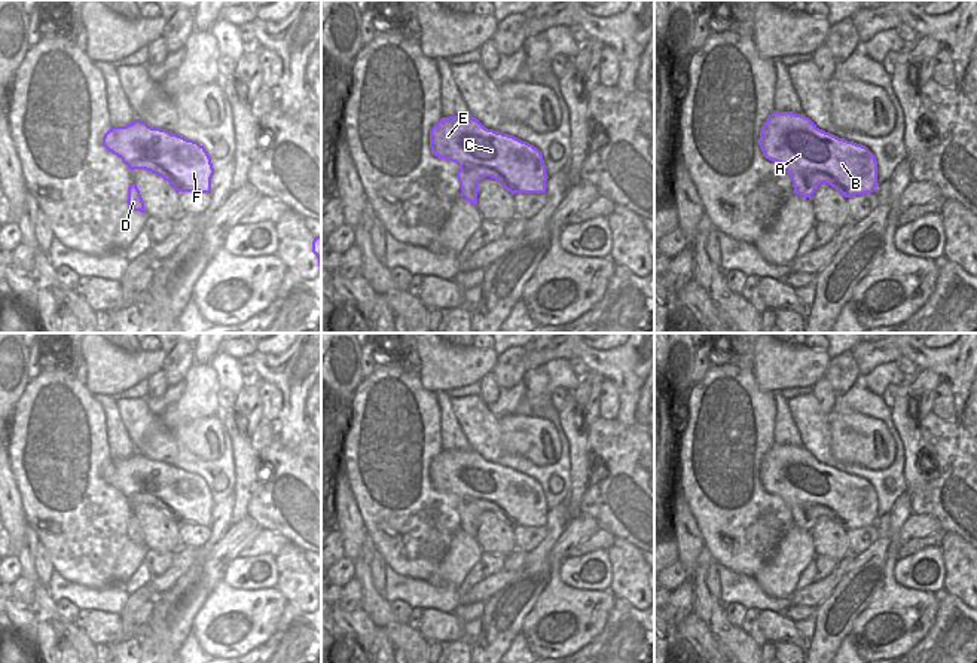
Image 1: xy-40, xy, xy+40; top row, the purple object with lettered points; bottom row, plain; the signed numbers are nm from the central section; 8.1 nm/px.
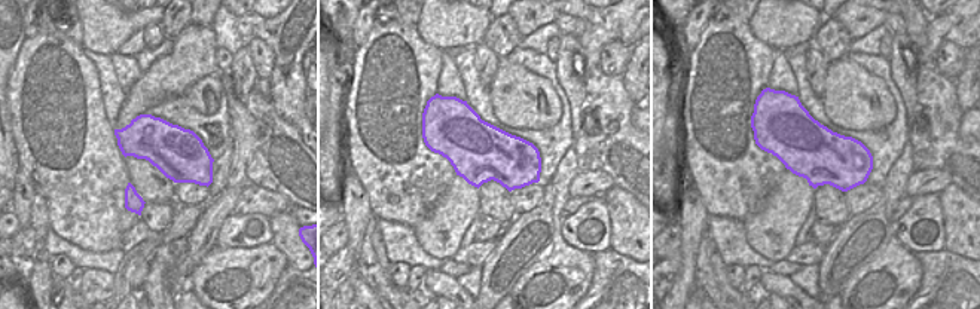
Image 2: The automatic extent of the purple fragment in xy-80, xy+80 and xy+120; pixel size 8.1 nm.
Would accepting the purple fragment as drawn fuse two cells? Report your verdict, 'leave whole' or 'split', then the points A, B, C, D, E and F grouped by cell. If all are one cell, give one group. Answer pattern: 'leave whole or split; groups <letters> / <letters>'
leave whole; groups A B C D E F

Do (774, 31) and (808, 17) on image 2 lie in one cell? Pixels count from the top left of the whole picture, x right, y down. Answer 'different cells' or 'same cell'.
same cell

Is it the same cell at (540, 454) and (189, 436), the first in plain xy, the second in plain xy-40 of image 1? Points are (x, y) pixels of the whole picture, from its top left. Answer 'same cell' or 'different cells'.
same cell

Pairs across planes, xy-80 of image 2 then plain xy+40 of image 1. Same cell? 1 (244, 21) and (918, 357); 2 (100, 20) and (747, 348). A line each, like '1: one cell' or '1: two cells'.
1: two cells
2: two cells

